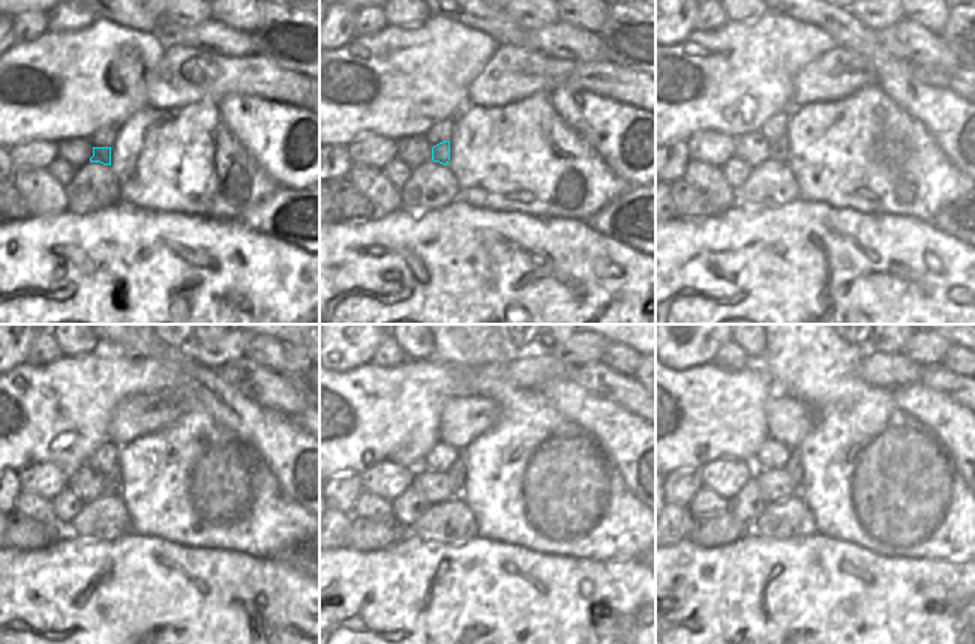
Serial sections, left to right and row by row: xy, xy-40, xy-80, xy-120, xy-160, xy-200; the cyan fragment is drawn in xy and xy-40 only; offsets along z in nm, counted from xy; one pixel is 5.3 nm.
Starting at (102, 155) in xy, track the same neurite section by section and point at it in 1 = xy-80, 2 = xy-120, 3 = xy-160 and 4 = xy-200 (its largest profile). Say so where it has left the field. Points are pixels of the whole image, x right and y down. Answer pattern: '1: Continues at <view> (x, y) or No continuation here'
1: Continues at xy-80 (780, 147)
2: Continues at xy-120 (111, 479)
3: Continues at xy-160 (456, 472)
4: Continues at xy-200 (795, 467)

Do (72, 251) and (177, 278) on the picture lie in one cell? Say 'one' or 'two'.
one

